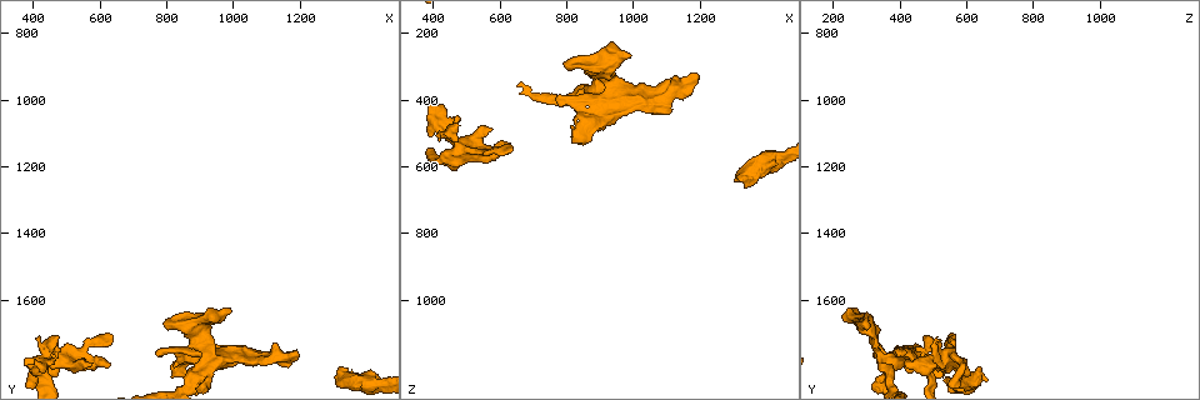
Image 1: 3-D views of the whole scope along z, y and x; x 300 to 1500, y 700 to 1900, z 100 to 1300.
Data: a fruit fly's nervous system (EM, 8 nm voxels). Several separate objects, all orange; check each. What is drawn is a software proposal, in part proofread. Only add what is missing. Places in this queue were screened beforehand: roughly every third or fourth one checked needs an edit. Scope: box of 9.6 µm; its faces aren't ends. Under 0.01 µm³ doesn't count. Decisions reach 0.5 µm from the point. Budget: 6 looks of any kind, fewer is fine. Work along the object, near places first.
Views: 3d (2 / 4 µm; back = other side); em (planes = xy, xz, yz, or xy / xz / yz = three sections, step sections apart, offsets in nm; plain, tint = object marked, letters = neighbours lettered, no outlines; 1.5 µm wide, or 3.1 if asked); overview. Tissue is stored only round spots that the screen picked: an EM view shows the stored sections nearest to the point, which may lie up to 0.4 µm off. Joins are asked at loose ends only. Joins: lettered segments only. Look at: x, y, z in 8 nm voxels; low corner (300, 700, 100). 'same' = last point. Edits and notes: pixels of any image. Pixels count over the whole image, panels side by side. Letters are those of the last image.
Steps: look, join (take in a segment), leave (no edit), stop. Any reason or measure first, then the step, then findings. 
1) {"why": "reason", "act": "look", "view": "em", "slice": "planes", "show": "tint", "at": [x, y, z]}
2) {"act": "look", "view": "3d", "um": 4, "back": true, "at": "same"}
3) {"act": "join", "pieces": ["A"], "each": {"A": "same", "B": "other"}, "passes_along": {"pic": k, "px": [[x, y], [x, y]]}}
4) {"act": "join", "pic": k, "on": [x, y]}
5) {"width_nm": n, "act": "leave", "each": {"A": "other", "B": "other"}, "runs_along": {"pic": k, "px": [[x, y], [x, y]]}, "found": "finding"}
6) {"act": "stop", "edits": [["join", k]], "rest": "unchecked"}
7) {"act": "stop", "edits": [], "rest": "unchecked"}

{"why": "free end", "act": "look", "view": "3d", "um": 4, "at": [1000, 1640, 270]}

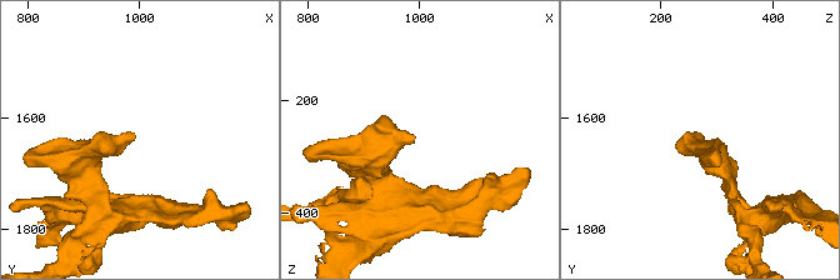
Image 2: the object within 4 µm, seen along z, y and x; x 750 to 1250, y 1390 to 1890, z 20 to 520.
{"act": "look", "view": "em", "slice": "planes", "show": "letters", "at": [995, 1635, 265]}

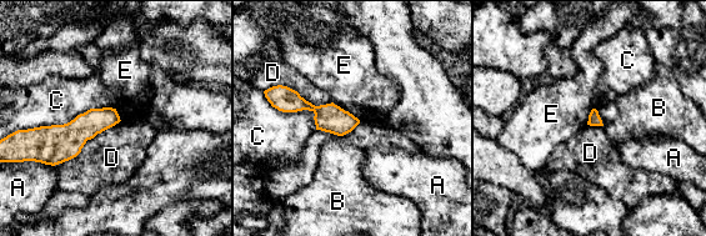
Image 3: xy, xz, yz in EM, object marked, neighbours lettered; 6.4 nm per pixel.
{"act": "leave", "each": {"A": "other", "B": "other", "C": "other", "D": "other", "E": "other"}, "border": {"pic": 3, "px": [[333, 101], [351, 113], [360, 121]]}, "found": "no lettered segment goes on from it"}

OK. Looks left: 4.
{"why": "free end", "act": "look", "view": "3d", "um": 4, "at": [770, 1770, 400]}

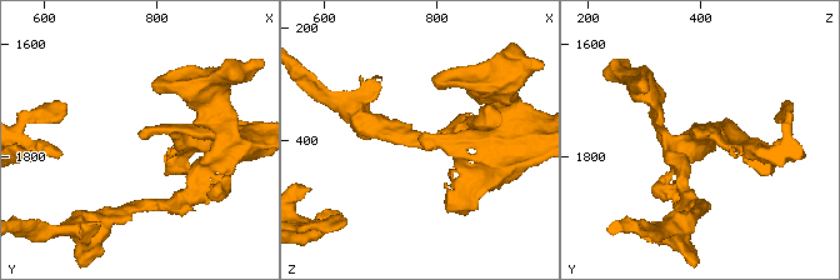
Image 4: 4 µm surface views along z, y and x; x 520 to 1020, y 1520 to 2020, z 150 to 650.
{"why": "shape alone is not enough", "act": "look", "view": "em", "slice": "planes", "show": "letters", "at": [770, 1765, 395]}

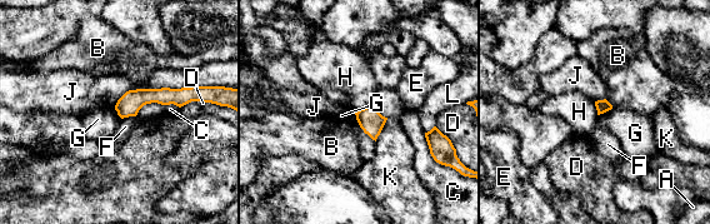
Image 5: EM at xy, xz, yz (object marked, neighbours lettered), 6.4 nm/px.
{"act": "leave", "each": {"A": "other", "B": "other", "C": "other", "D": "other", "E": "other", "F": "other", "G": "other", "H": "other", "J": "other", "K": "other", "L": "other"}, "runs_along": {"pic": 5, "px": [[191, 94], [145, 95], [119, 108]]}, "found": "none of them fits"}

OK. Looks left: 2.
{"act": "stop", "edits": [], "rest": "unchecked"}

